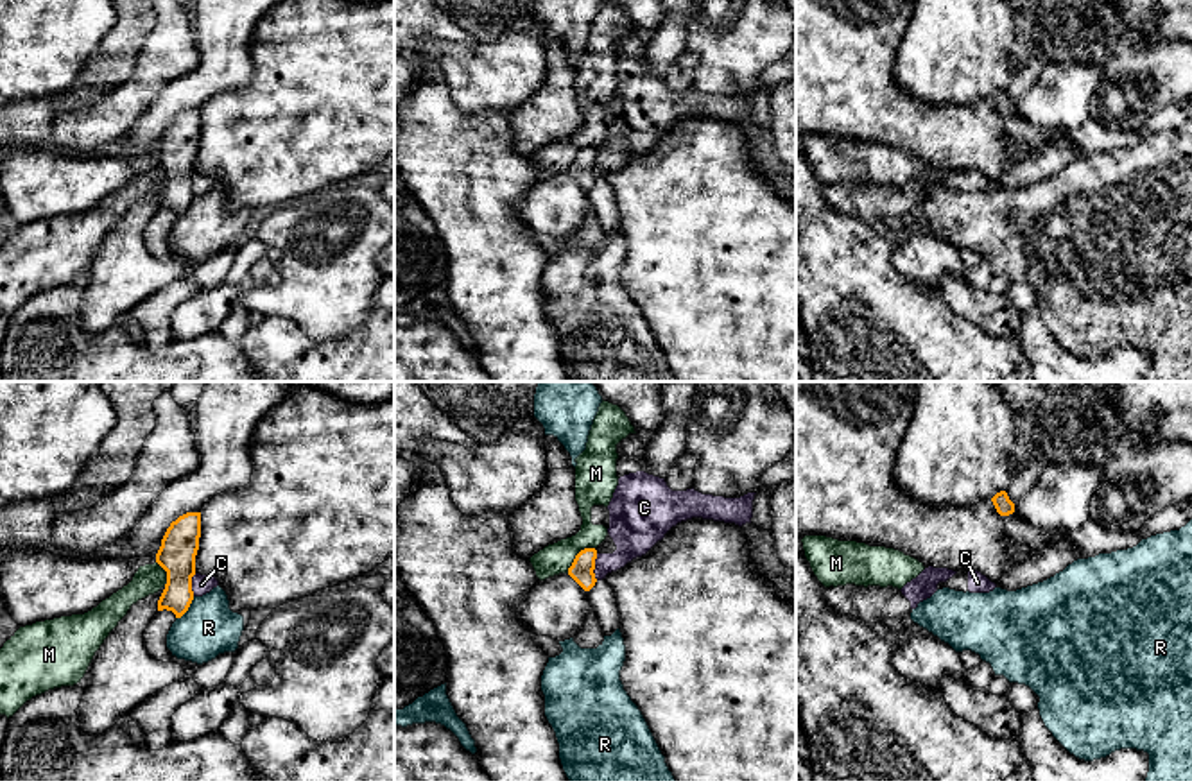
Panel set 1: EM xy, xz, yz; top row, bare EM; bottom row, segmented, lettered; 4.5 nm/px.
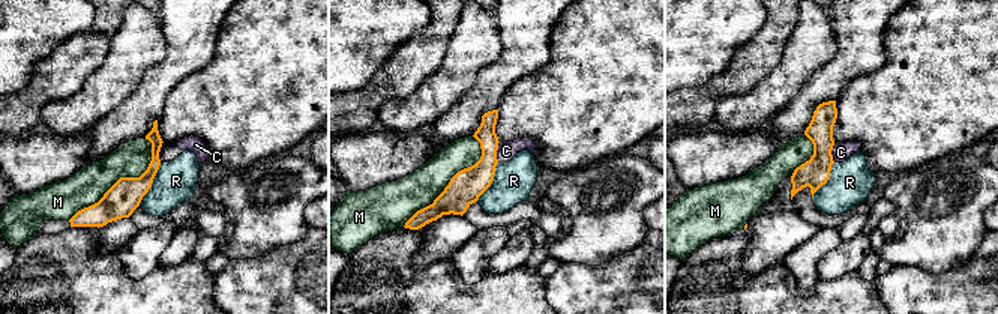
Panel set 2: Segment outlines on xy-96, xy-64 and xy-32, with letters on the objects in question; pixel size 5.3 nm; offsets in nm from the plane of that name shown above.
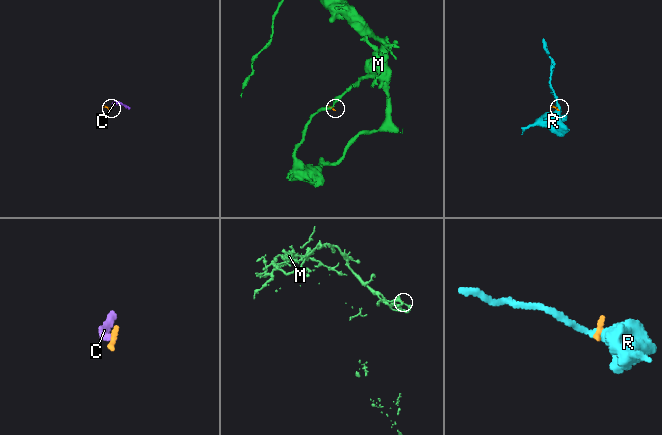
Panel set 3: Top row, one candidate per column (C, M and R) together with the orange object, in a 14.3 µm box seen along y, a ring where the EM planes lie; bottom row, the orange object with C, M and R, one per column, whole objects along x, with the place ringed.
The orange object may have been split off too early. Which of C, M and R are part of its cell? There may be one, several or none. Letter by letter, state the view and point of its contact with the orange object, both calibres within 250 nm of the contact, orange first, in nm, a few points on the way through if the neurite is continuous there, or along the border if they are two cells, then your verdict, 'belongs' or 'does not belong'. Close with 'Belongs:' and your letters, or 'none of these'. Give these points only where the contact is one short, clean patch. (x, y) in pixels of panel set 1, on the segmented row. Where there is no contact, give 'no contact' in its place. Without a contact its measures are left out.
C: xz (594, 566) | 110/220 nm | along xz (597, 554), (596, 579) | does not belong
M: xz (576, 556) | 110/140 nm | does not belong
R: xy (187, 609) | 170/240 nm | along xy (194, 597), (190, 606), (176, 618) | does not belong
Belongs: none of these

